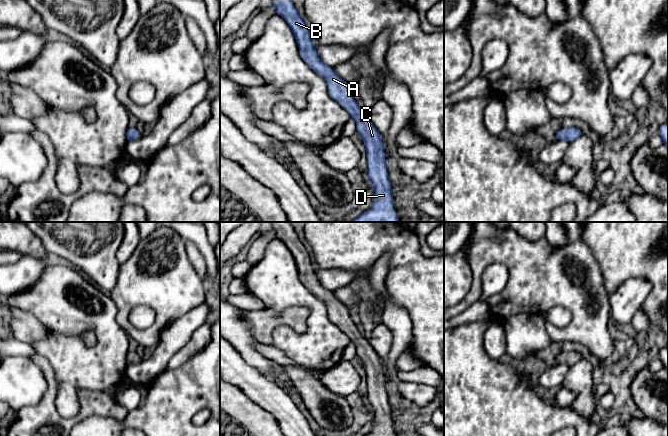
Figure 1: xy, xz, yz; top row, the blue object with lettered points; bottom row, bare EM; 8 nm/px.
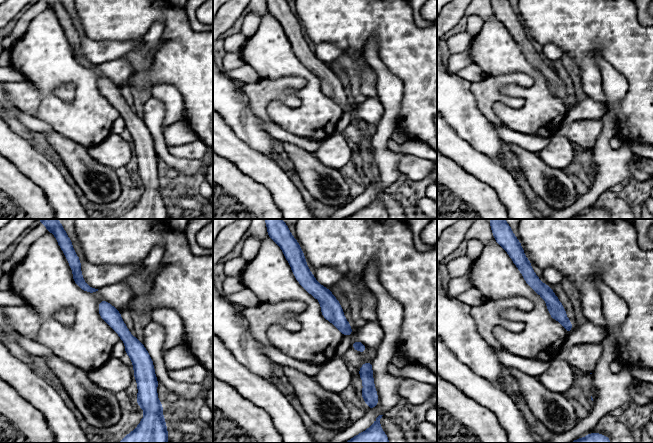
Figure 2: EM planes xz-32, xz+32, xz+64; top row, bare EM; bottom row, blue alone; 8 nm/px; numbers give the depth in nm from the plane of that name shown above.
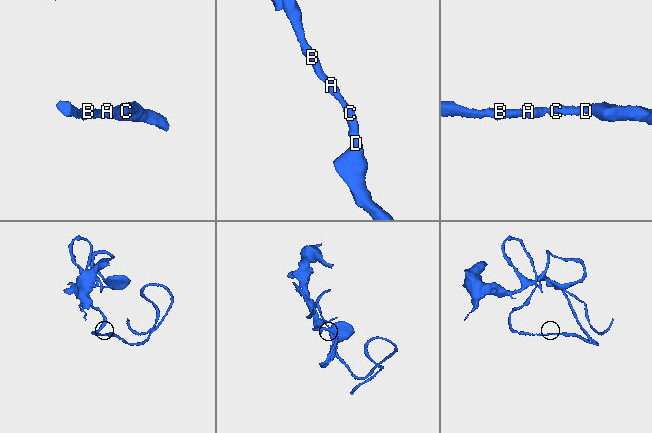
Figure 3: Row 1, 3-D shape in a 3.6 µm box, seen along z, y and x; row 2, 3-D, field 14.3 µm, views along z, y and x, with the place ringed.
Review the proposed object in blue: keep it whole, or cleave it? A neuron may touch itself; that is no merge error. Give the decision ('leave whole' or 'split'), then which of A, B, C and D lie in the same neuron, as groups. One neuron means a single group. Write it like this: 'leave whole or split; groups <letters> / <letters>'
leave whole; groups A B C D

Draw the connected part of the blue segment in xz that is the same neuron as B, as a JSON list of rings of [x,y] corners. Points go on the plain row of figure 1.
[[[271,222],[275,237],[281,239],[291,252],[304,285],[318,298],[325,301],[328,307],[328,317],[352,342],[357,343],[356,355],[363,361],[368,384],[366,398],[374,413],[375,425],[365,436],[395,436],[392,432],[394,421],[391,418],[385,375],[382,371],[382,360],[374,348],[366,341],[352,321],[350,311],[342,304],[332,291],[325,289],[315,274],[315,265],[308,249],[300,241],[290,222]]]

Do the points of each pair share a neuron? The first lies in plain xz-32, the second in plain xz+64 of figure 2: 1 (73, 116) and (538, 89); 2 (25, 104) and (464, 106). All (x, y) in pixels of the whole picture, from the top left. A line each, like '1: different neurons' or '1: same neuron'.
1: same neuron
2: different neurons

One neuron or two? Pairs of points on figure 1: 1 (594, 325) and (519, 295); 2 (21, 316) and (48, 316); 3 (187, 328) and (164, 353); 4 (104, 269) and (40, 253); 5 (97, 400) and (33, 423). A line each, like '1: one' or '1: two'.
1: one
2: two
3: one
4: two
5: one

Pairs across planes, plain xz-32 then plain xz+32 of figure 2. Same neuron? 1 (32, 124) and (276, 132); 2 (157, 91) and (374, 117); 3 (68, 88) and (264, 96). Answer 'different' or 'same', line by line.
1: same
2: different
3: same

